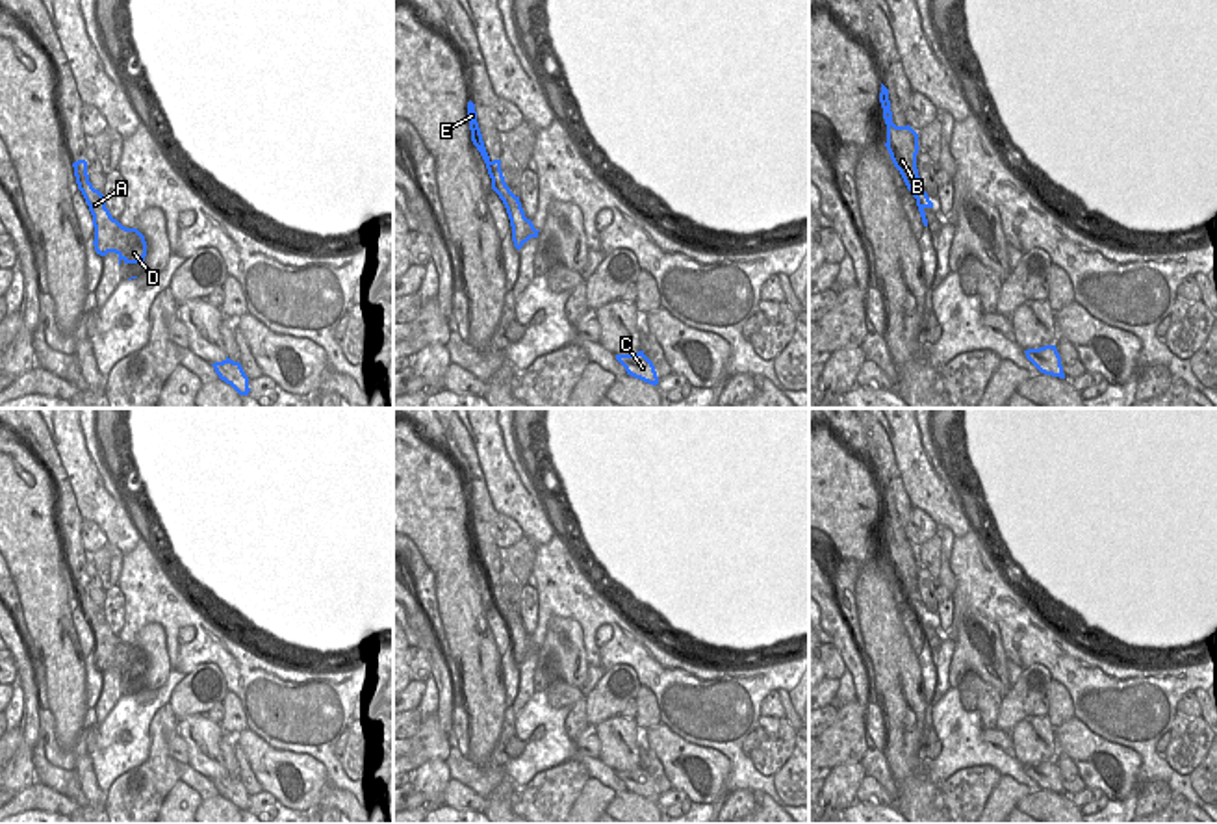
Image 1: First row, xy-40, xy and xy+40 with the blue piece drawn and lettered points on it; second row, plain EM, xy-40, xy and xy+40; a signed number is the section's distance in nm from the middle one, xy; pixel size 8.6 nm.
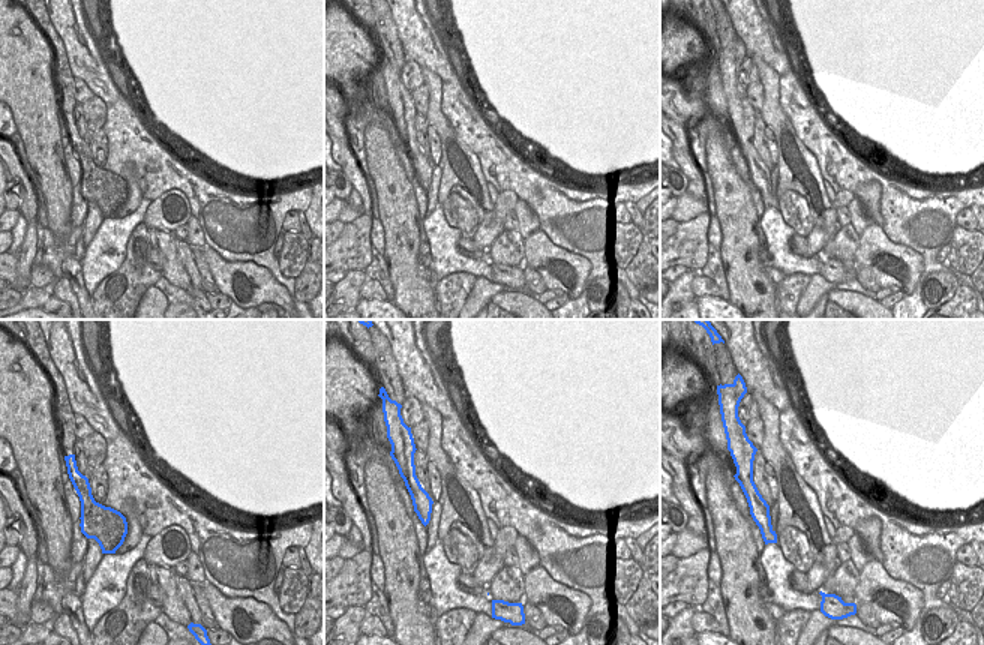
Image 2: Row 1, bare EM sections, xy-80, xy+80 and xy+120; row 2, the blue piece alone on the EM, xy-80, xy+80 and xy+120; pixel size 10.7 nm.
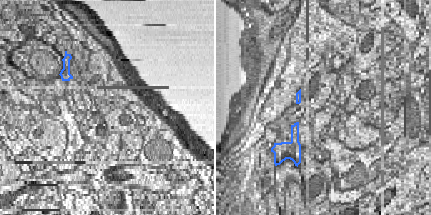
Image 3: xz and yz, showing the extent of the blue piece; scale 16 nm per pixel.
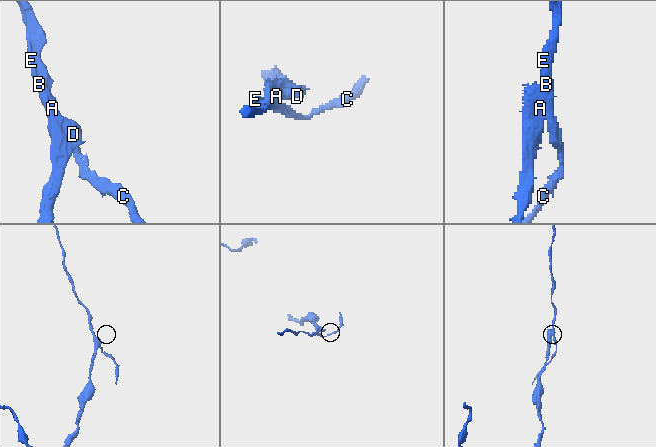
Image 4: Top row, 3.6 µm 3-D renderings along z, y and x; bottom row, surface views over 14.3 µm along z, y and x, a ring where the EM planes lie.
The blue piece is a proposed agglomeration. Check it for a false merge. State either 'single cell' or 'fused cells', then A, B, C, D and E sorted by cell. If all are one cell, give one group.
fused cells; groups A D / B C E

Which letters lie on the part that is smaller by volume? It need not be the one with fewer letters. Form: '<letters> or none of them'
B, C, E

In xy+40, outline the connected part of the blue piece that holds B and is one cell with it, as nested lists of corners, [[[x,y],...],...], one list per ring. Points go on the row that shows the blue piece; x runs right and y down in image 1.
[[[881,84],[879,102],[883,108],[883,119],[887,124],[887,150],[894,167],[900,171],[905,186],[909,184],[909,176],[915,174],[916,169],[916,154],[918,154],[918,134],[907,126],[896,126],[892,122],[889,89]]]

